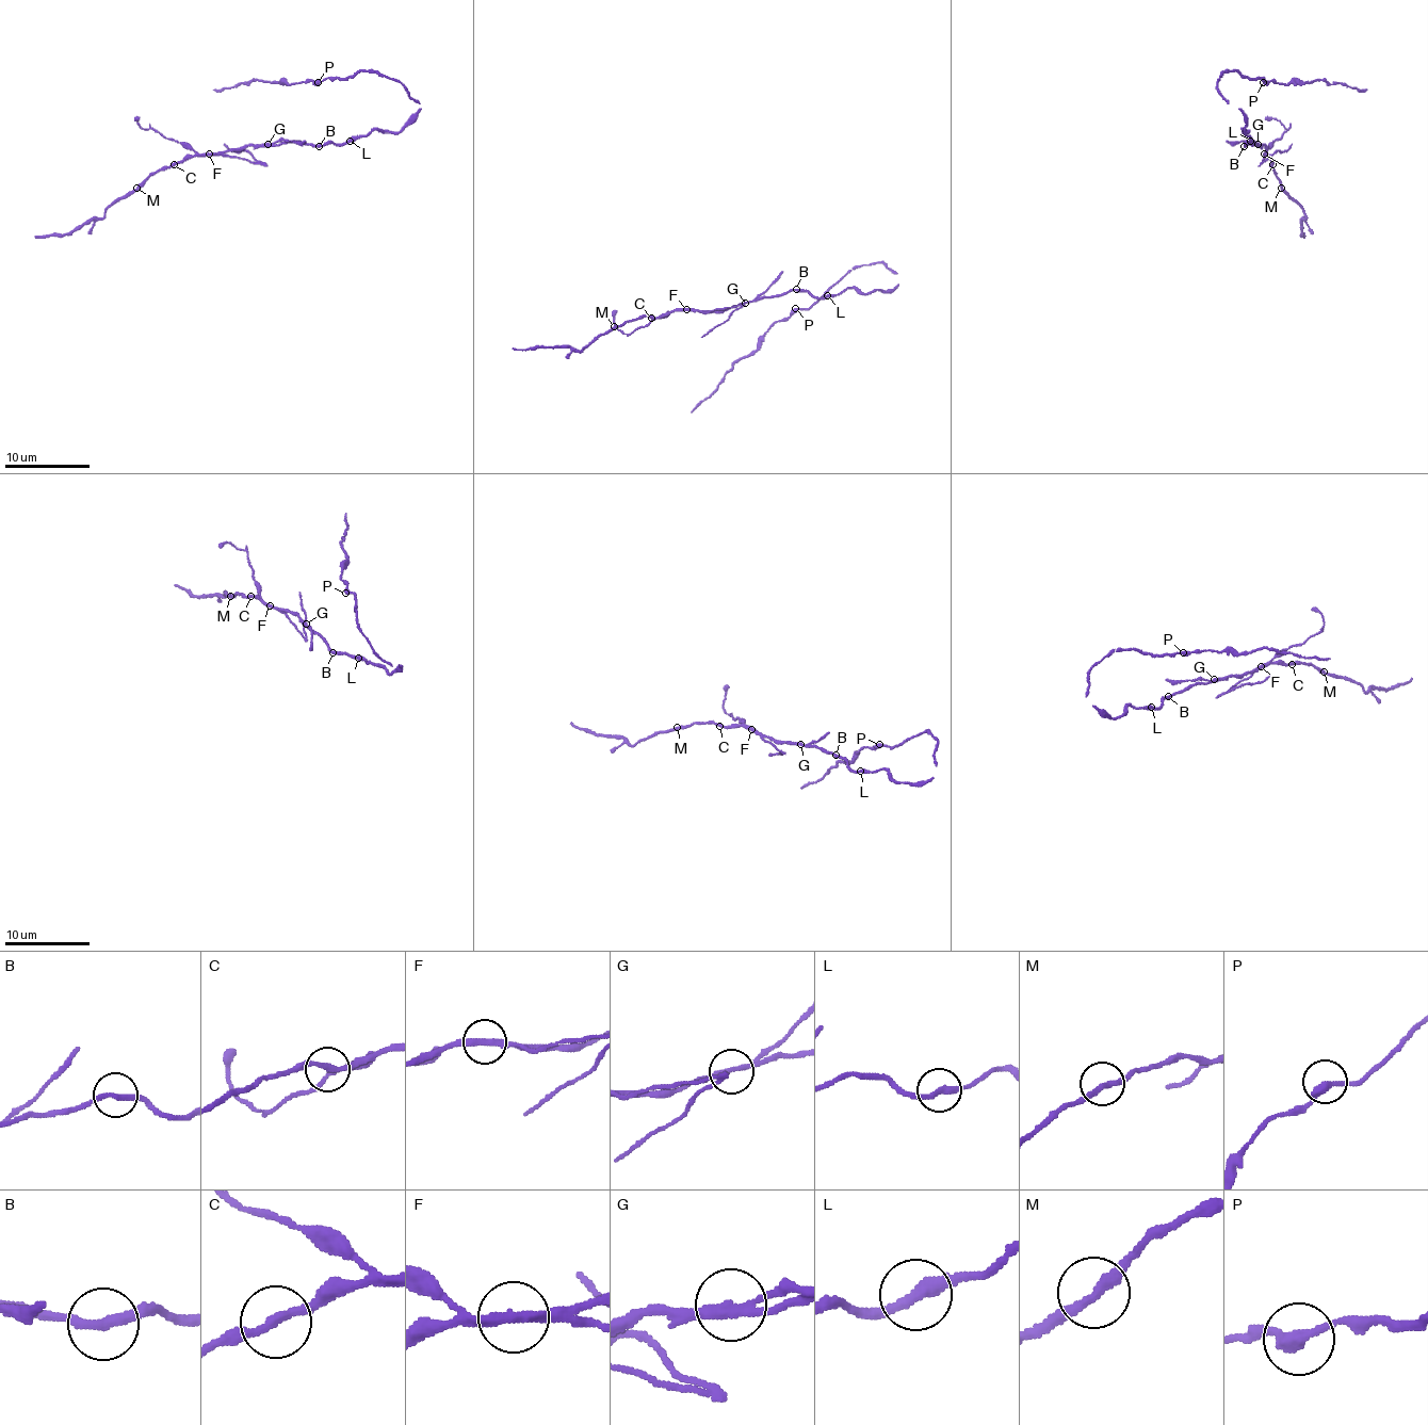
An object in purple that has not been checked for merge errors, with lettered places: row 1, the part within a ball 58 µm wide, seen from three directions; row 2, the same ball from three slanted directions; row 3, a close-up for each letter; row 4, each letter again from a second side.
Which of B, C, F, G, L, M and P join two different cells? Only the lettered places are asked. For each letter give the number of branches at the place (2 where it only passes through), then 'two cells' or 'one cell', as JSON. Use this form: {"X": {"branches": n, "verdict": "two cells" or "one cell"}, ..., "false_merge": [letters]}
{"B": {"branches": 2, "verdict": "one cell"}, "C": {"branches": 2, "verdict": "one cell"}, "F": {"branches": 2, "verdict": "two cells"}, "G": {"branches": 2, "verdict": "two cells"}, "L": {"branches": 2, "verdict": "one cell"}, "M": {"branches": 2, "verdict": "one cell"}, "P": {"branches": 2, "verdict": "one cell"}, "false_merge": ["F", "G"]}

